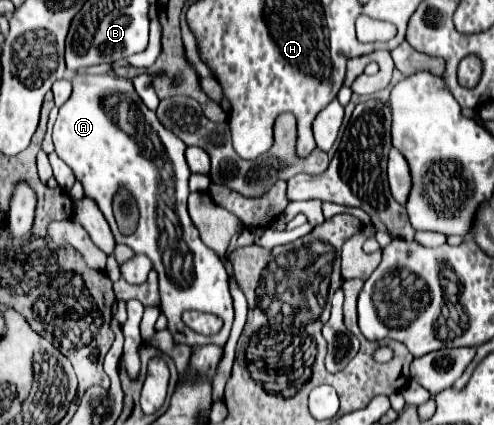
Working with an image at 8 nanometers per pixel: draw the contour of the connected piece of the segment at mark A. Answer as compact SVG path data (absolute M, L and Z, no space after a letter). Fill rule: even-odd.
M76 73L72 77L72 95L70 99L60 107L58 119L54 123L54 147L56 155L74 171L76 179L84 185L84 195L92 199L100 211L104 213L106 221L112 227L112 233L116 237L116 243L126 243L134 249L134 253L142 253L150 257L154 269L158 271L160 279L160 311L168 317L168 329L174 335L176 343L186 345L222 345L228 341L232 321L234 321L234 307L232 307L232 295L228 291L228 275L220 261L220 257L208 249L200 237L196 227L192 225L188 211L186 211L186 199L188 199L188 179L190 179L190 167L186 163L186 145L180 141L178 135L174 135L170 129L166 129L154 111L150 111L142 99L138 97L134 85L130 79L122 79L116 75L88 75L88 73ZM118 193L128 193L140 211L138 229L132 235L122 235L115 221L112 199ZM188 309L198 309L202 313L214 313L218 315L224 325L220 333L216 335L198 335L188 325L182 323L180 315Z

